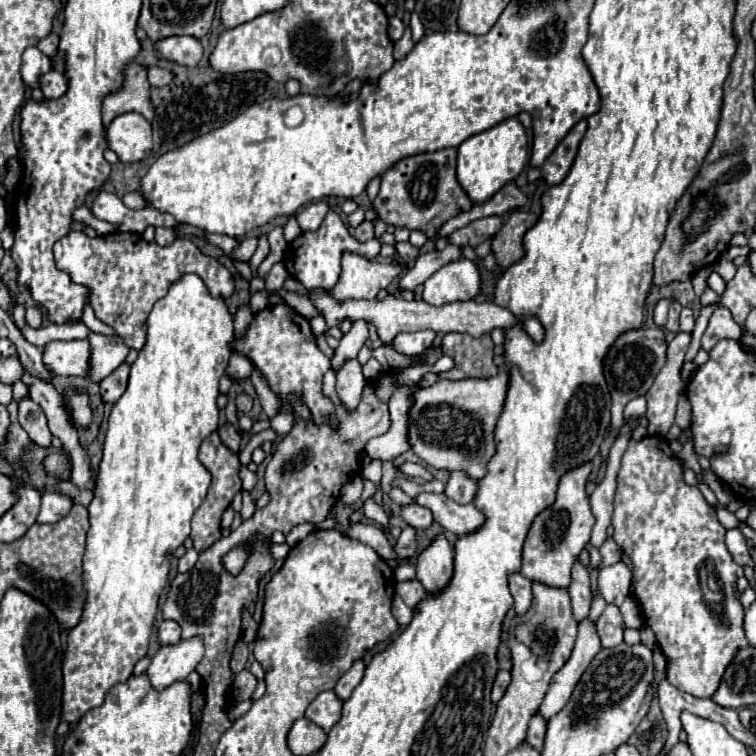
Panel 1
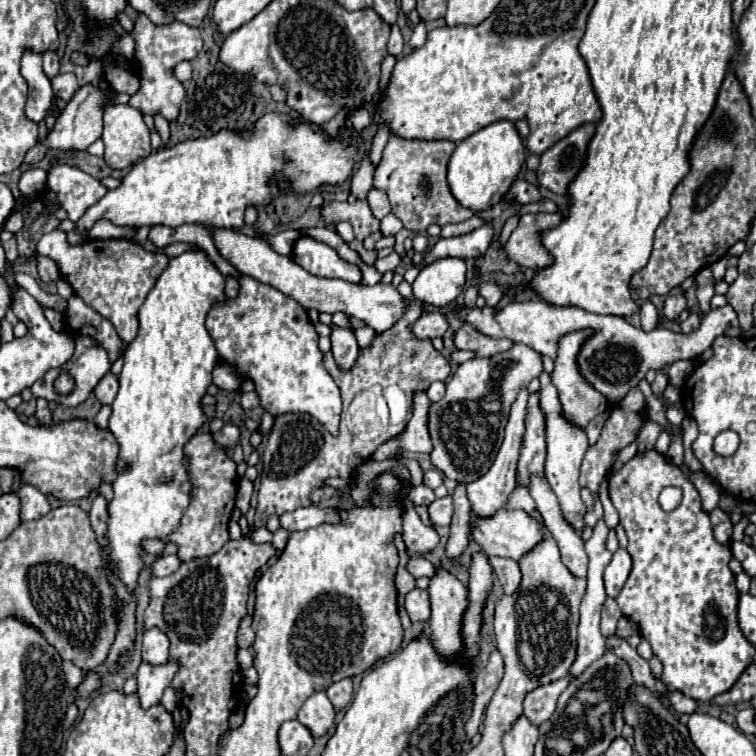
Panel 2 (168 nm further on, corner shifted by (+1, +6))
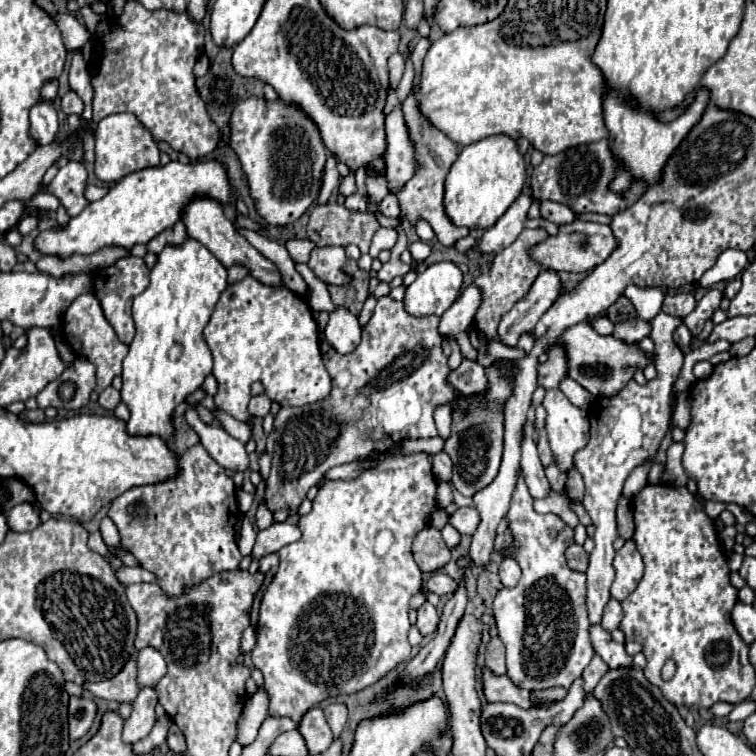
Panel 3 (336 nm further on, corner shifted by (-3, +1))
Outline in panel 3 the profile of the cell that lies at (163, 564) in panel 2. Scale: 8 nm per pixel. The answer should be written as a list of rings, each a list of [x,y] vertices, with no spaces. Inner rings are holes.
[[[121,567],[115,571],[115,575],[121,579],[123,585],[131,585],[131,583],[141,583],[141,581],[147,581],[147,583],[155,583],[157,581],[157,575],[143,569],[143,567]]]

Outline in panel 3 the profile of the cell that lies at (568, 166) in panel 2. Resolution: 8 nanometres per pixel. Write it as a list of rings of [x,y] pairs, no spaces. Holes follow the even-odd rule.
[[[601,139],[597,143],[577,145],[557,155],[547,155],[539,167],[533,169],[531,175],[531,191],[535,199],[551,199],[557,203],[563,203],[571,207],[575,213],[605,213],[615,215],[623,211],[625,207],[633,205],[643,191],[647,191],[647,185],[633,183],[629,193],[625,197],[619,197],[609,191],[609,183],[613,179],[613,173],[617,169],[617,163],[609,151],[607,139]]]

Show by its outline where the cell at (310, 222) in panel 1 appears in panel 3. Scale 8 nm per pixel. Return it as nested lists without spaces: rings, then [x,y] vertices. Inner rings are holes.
[[[329,157],[329,159],[327,159],[325,169],[327,169],[327,173],[325,173],[323,189],[321,189],[321,195],[319,195],[319,203],[321,203],[321,205],[323,205],[323,203],[327,203],[327,199],[331,197],[331,193],[333,193],[333,189],[335,189],[335,185],[337,185],[337,177],[339,177],[337,167],[335,167],[335,159],[333,159],[333,157]]]

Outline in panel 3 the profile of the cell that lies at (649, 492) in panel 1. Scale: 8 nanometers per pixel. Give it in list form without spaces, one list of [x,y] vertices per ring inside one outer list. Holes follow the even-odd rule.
[[[647,483],[635,497],[633,497],[633,517],[635,517],[635,535],[633,535],[633,541],[635,541],[635,545],[637,545],[637,551],[641,553],[641,557],[643,557],[643,563],[645,563],[645,573],[643,573],[643,577],[641,577],[641,581],[639,581],[639,585],[637,585],[637,589],[621,603],[623,605],[623,621],[621,621],[621,625],[619,625],[619,629],[623,629],[623,633],[625,633],[625,637],[627,637],[627,641],[639,641],[641,645],[643,645],[643,653],[645,653],[645,657],[647,657],[647,667],[643,669],[643,673],[645,673],[645,677],[647,677],[647,681],[649,683],[653,683],[653,685],[657,685],[661,691],[663,691],[663,695],[665,695],[665,699],[667,701],[671,701],[673,705],[677,705],[677,707],[681,707],[681,705],[685,705],[685,707],[711,707],[713,703],[717,703],[717,701],[725,701],[725,703],[741,703],[741,701],[745,701],[747,697],[749,697],[749,687],[745,687],[745,679],[743,679],[743,675],[741,675],[741,657],[739,657],[739,653],[741,653],[741,647],[745,645],[743,643],[743,639],[739,637],[739,633],[737,633],[737,629],[735,629],[735,625],[733,625],[733,621],[731,621],[731,611],[733,611],[733,607],[735,607],[735,603],[737,603],[737,589],[731,585],[731,581],[729,581],[729,577],[731,577],[731,571],[729,571],[729,565],[727,565],[727,559],[725,559],[725,555],[721,553],[721,545],[719,545],[719,539],[717,539],[717,529],[715,529],[715,525],[713,525],[713,519],[705,513],[705,509],[703,509],[703,505],[687,491],[687,487],[667,487],[665,483]],[[667,659],[673,659],[675,661],[675,665],[677,665],[677,671],[675,671],[675,675],[673,675],[673,679],[671,681],[663,681],[663,677],[661,677],[661,669],[663,669],[663,665],[665,665],[665,661]]]

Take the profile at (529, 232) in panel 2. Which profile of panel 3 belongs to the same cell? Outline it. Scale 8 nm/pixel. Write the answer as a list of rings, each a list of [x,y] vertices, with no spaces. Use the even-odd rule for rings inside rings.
[[[575,219],[573,223],[559,225],[557,235],[549,235],[545,241],[531,245],[529,247],[529,257],[539,263],[543,269],[553,269],[553,271],[571,271],[571,273],[583,273],[589,269],[595,269],[599,263],[603,263],[611,251],[615,249],[617,241],[609,229],[609,225],[601,223],[587,223]],[[587,243],[587,247],[583,247]]]

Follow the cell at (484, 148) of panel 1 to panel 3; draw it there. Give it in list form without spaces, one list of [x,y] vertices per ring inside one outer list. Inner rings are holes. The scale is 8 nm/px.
[[[491,135],[461,149],[445,179],[445,213],[453,223],[469,229],[491,227],[521,195],[525,185],[525,161],[509,135]]]

